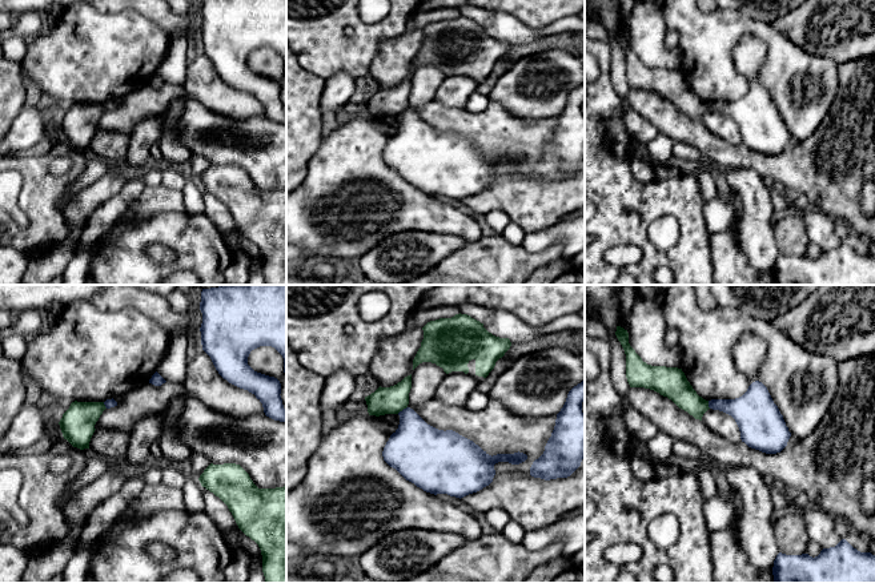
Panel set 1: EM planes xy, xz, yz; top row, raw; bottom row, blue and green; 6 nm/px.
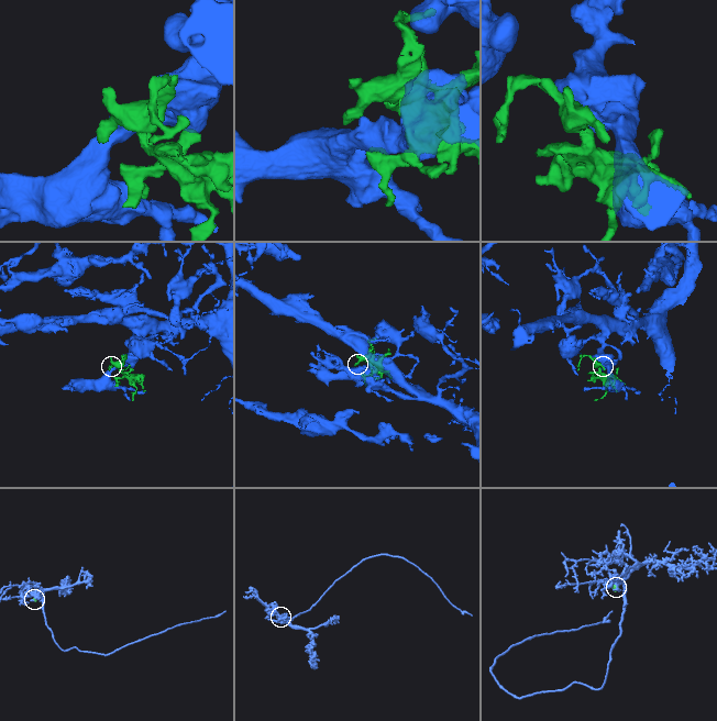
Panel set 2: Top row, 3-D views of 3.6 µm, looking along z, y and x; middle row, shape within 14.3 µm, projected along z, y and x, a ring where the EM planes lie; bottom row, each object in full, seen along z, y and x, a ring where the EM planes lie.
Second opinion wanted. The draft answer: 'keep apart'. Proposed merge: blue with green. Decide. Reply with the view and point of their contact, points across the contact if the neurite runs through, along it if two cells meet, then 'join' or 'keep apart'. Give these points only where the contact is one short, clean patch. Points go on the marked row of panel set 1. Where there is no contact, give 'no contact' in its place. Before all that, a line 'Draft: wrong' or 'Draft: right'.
Draft: right
contact xz (402, 410); border xz (406, 406), (397, 413); keep apart

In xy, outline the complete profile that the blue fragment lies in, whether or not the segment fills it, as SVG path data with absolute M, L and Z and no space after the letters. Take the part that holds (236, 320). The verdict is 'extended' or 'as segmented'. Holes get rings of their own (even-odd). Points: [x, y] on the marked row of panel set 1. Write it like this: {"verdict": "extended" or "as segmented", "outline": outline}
{"verdict": "as segmented", "outline": "M230 285L202 289L201 345L218 374L229 383L254 394L262 403L266 417L286 422L277 378L254 371L248 365L252 350L260 346L274 347L284 358L286 374L286 285Z"}

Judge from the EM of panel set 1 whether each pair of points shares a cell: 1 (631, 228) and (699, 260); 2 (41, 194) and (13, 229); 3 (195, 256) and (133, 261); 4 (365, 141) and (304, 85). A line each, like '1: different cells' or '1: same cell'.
1: same cell
2: same cell
3: same cell
4: different cells

